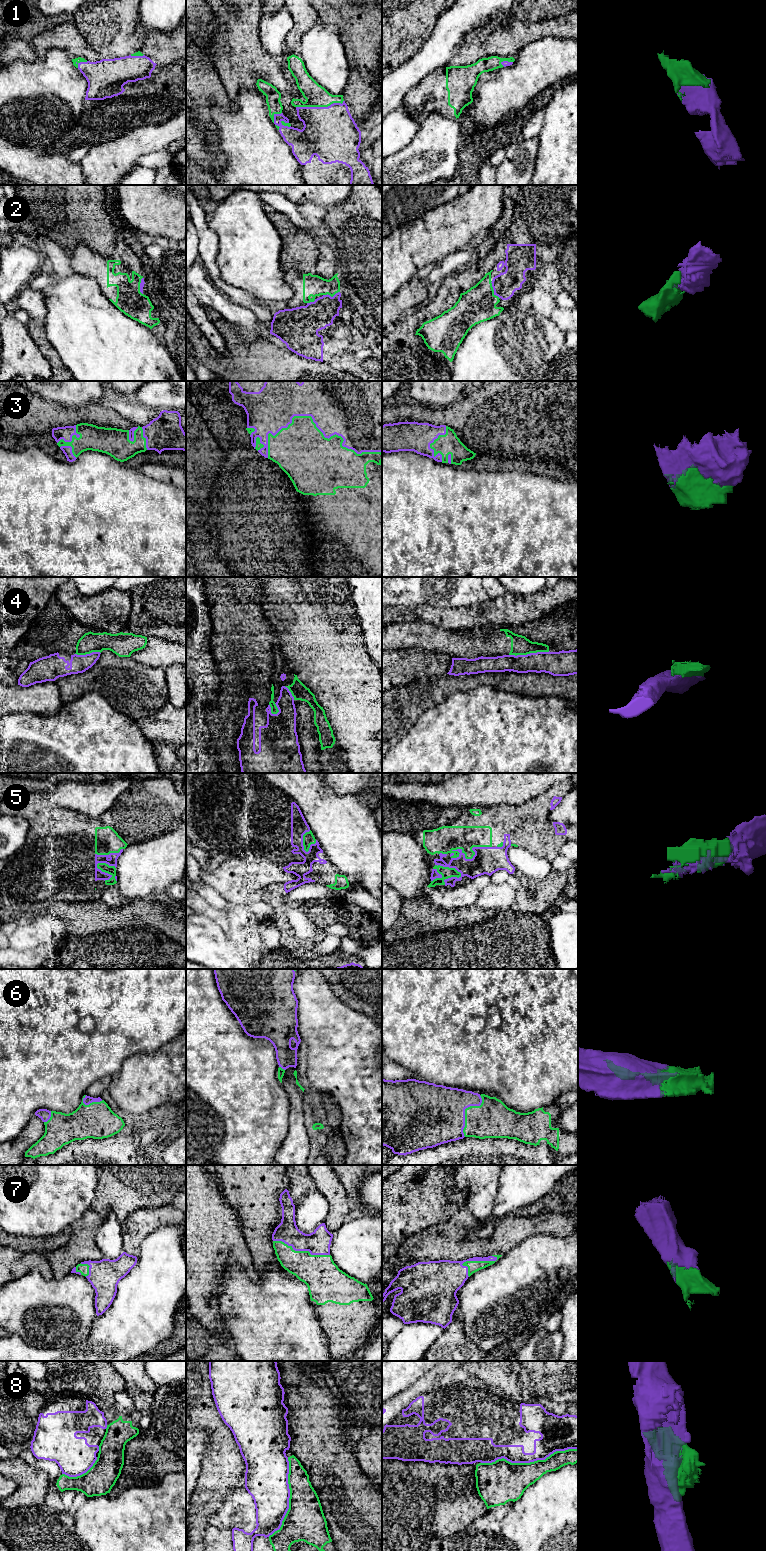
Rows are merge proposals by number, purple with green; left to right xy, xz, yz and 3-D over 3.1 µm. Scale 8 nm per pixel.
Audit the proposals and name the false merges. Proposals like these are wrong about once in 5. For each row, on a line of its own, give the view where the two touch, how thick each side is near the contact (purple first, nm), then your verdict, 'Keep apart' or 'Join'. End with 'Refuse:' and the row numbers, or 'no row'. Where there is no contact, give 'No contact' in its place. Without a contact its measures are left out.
1: Touches purple in xz. Thickness 420 nm (purple) against 180 nm. Join
2: Touches purple in yz. Thickness 190 nm (purple) against 280 nm. Join
3: Touches purple in xz. Thickness 440 nm (purple) against 460 nm. Join
4: Touches purple in yz. Thickness 190 nm (purple) against 160 nm. Keep apart
5: Touches purple in yz. Thickness 220 nm (purple) against 200 nm. Join
6: Touches purple in yz. Thickness 480 nm (purple) against 300 nm. Join
7: Touches purple in xz. Thickness 190 nm (purple) against 280 nm. Join
8: Touches purple in yz. Thickness 180 nm (purple) against 320 nm. Keep apart
Refuse: 4, 8

